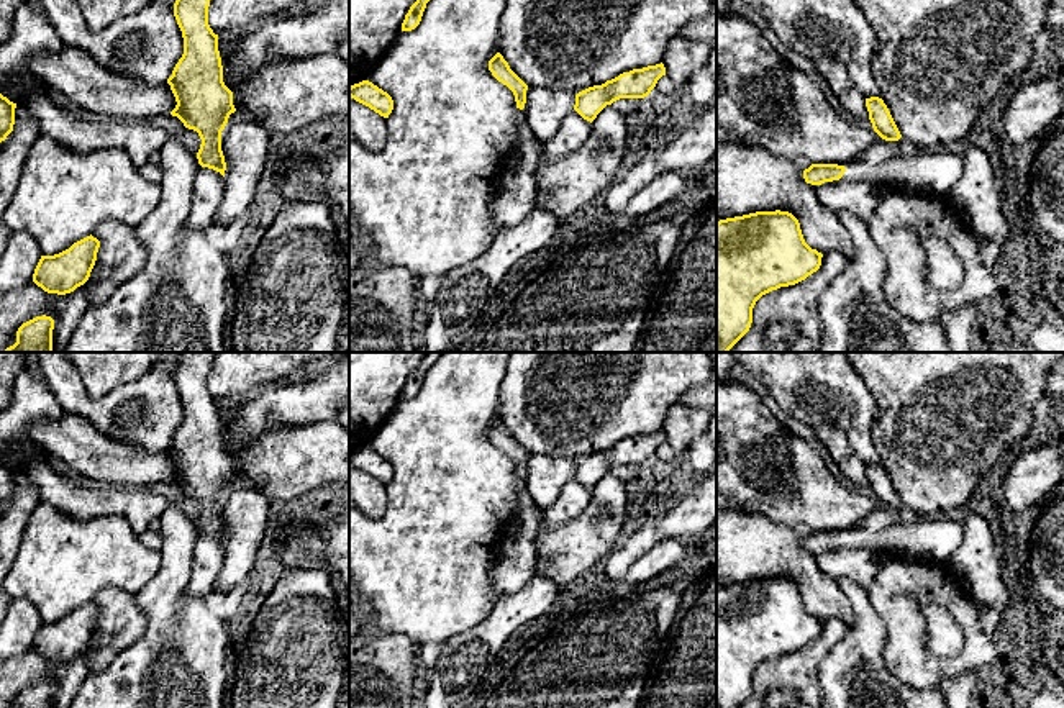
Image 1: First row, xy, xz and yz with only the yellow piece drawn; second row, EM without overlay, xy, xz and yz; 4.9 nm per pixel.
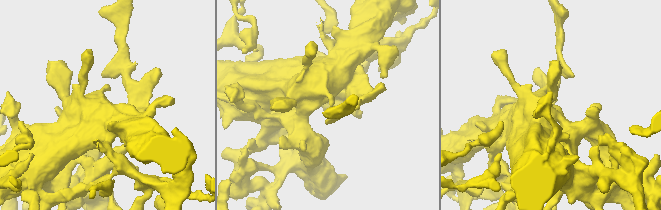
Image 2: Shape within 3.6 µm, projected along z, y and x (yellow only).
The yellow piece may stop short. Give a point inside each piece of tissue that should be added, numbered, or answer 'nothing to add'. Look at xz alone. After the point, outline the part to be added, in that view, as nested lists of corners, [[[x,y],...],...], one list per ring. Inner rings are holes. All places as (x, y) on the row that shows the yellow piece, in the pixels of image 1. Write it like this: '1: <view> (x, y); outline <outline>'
1: xz (513, 199); outline [[[525,108],[515,118],[515,141],[503,159],[489,202],[492,238],[526,220],[536,210],[534,169],[543,143],[526,123]]]

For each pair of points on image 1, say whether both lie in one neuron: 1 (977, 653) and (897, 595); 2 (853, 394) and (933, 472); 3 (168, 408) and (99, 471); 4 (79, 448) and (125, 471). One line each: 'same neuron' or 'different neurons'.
1: same neuron
2: different neurons
3: different neurons
4: same neuron

